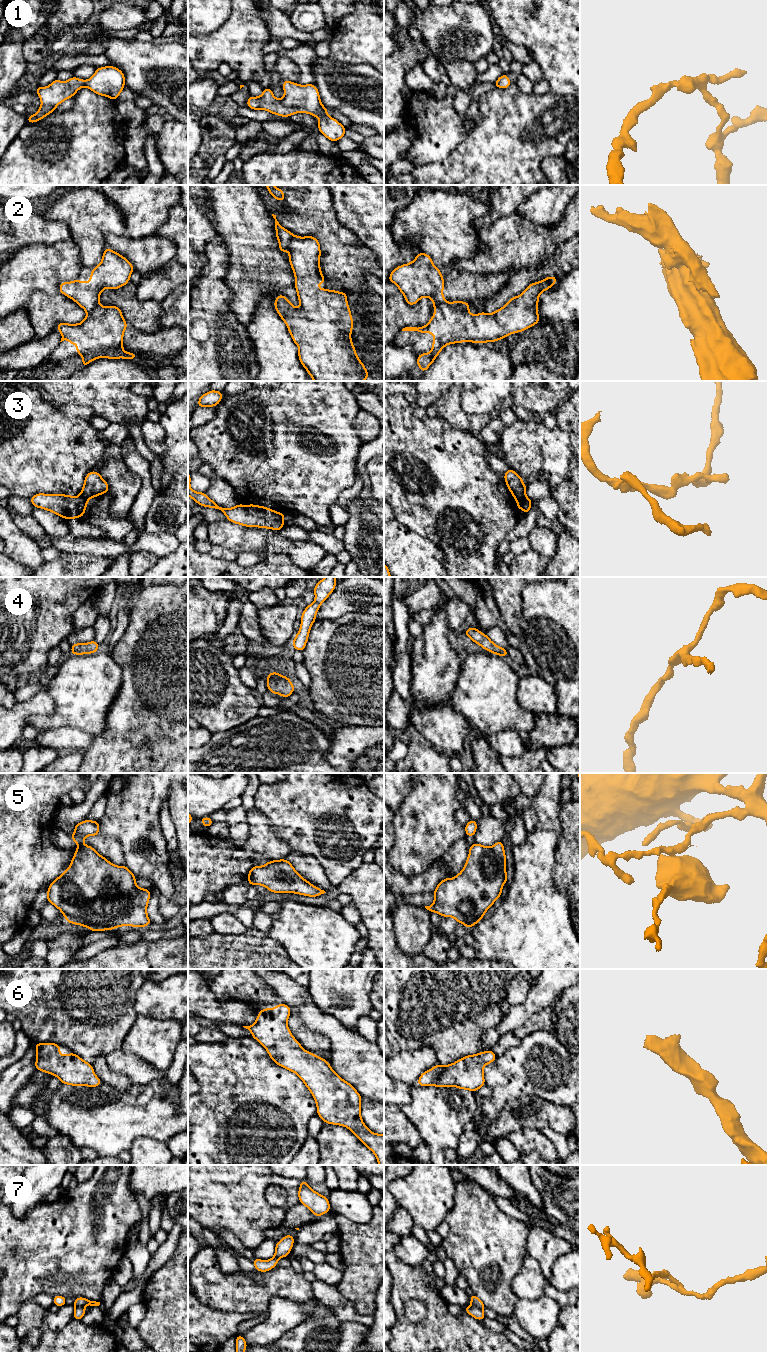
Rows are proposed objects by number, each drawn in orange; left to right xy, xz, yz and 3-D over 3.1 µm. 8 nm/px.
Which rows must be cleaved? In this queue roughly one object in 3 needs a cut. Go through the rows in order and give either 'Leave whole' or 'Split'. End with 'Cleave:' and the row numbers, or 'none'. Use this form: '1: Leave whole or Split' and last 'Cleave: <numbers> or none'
1: Leave whole
2: Split
3: Split
4: Leave whole
5: Split
6: Leave whole
7: Split
Cleave: 2, 3, 5, 7

